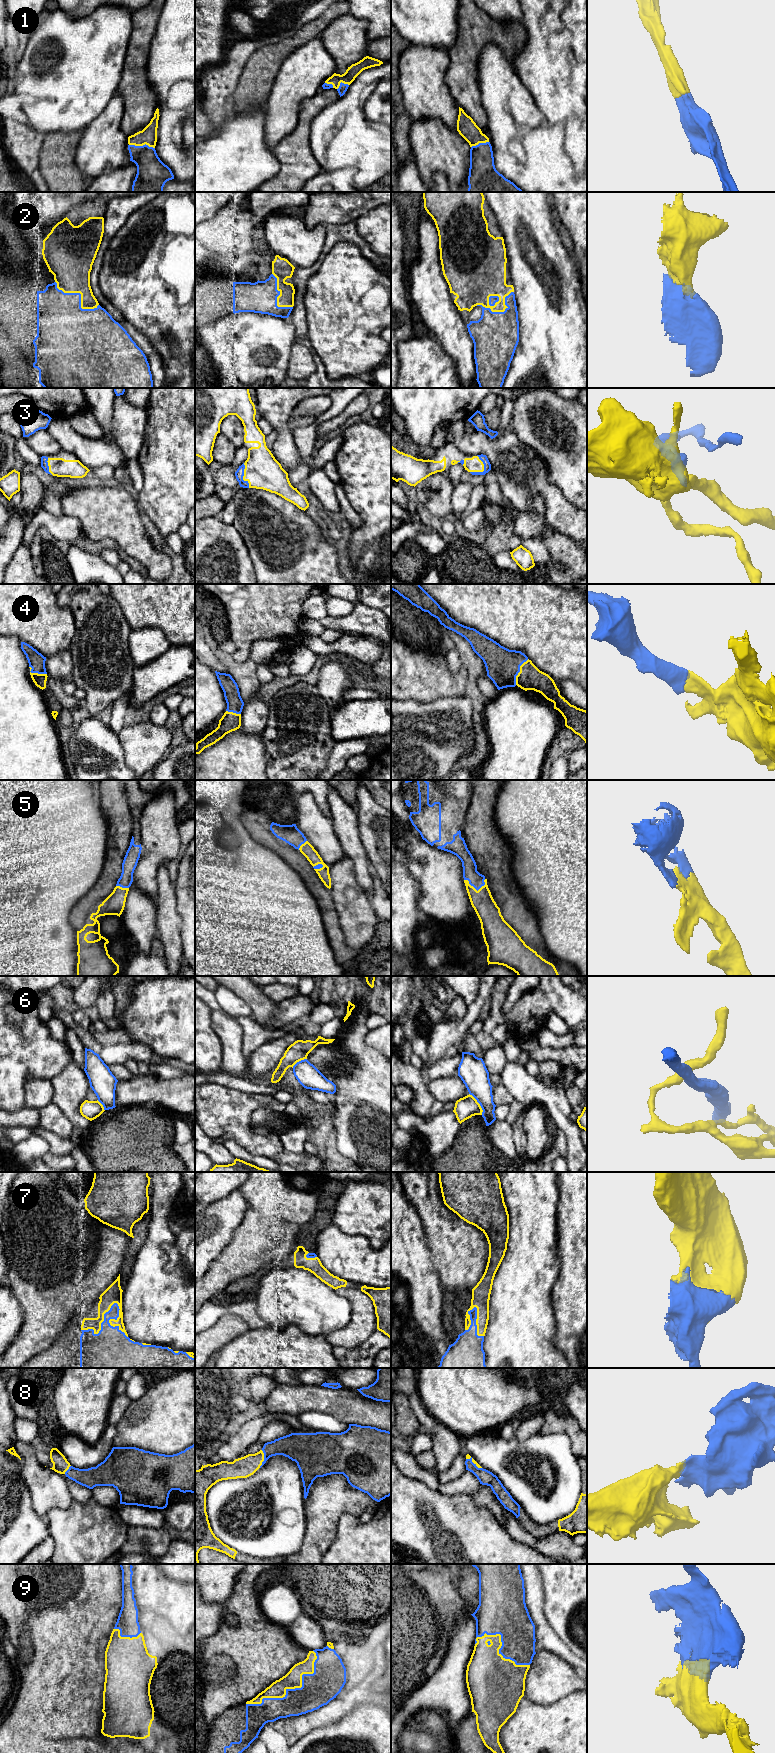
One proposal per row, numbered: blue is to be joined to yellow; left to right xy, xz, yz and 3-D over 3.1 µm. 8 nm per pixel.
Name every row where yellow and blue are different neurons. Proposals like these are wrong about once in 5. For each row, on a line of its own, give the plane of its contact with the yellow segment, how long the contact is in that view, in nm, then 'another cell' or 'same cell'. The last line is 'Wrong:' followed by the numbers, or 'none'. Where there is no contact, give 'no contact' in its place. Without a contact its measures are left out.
1: contact in xy; length 220 nm; same cell
2: contact in yz; length 320 nm; same cell
3: contact in yz; length 160 nm; same cell
4: contact in yz; length 240 nm; same cell
5: contact in yz; length 180 nm; same cell
6: contact in yz; length 200 nm; another cell
7: contact in xy; length 380 nm; same cell
8: contact in xz; length 150 nm; same cell
9: contact in xz; length 700 nm; same cell
Wrong: 6

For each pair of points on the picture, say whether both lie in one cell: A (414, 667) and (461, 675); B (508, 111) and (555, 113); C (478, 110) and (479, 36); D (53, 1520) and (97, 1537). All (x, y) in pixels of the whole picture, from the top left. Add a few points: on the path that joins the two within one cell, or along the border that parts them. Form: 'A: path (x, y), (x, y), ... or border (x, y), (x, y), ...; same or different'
A: path (426, 677), (449, 677); same
B: border (529, 91), (536, 108), (547, 122); different
C: path (468, 92), (468, 54); same
D: path (64, 1524), (67, 1527), (86, 1533); same

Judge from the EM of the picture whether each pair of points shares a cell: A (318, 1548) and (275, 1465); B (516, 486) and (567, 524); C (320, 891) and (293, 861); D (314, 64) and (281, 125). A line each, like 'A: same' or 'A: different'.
A: different
B: same
C: same
D: same

